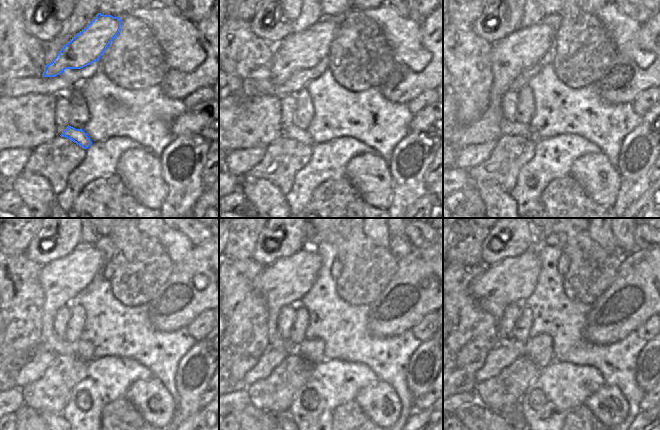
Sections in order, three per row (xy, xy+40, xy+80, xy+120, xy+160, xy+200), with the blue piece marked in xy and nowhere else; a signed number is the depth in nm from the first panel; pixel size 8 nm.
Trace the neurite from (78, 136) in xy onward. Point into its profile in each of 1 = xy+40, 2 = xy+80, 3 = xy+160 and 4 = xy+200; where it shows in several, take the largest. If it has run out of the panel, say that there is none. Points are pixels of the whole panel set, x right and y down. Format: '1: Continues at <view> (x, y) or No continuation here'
1: Continues at xy+40 (292, 132)
2: Continues at xy+80 (508, 127)
3: Continues at xy+160 (284, 282)
4: Continues at xy+200 (512, 280)

